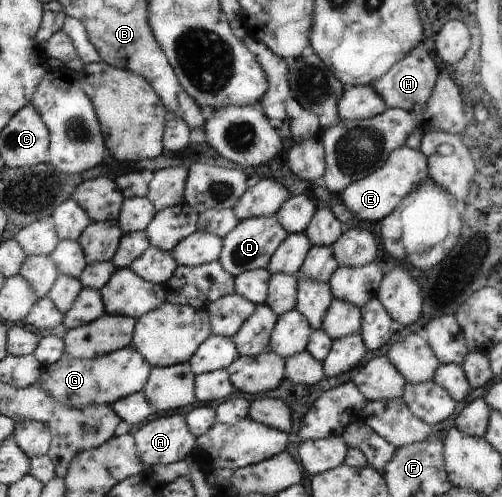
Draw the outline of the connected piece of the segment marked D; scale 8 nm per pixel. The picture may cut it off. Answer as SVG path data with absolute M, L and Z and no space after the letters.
M265 216L239 221L232 234L226 238L224 252L221 256L222 264L234 276L254 269L267 269L270 266L272 255L278 250L288 231L280 224L279 217Z

